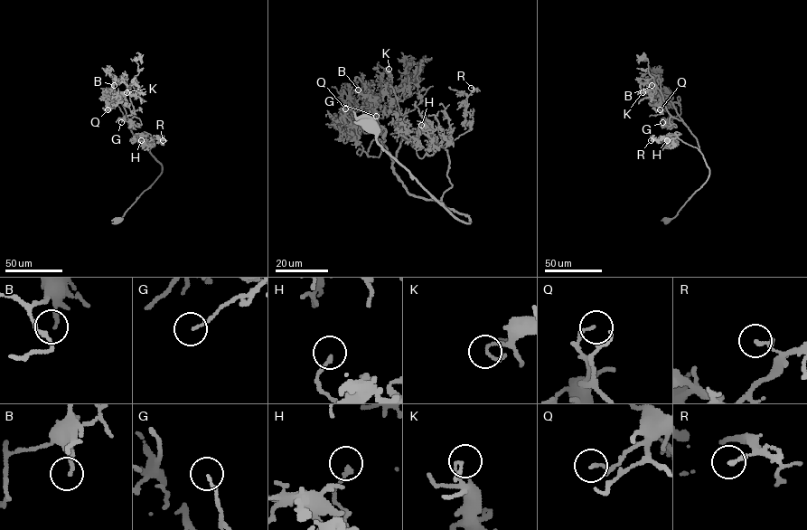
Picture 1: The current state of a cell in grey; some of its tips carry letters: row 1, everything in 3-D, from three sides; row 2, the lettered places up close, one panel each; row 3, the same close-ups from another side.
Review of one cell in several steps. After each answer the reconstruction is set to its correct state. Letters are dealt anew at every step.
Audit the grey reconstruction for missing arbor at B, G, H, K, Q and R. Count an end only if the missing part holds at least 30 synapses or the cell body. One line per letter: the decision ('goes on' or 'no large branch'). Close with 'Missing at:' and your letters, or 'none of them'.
B: no large branch
G: no large branch
H: no large branch
K: no large branch
Q: no large branch
R: no large branch
Missing at: none of them

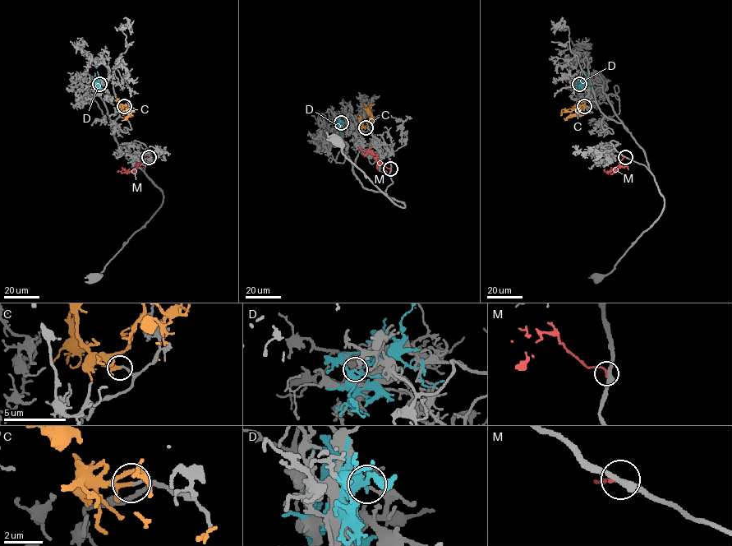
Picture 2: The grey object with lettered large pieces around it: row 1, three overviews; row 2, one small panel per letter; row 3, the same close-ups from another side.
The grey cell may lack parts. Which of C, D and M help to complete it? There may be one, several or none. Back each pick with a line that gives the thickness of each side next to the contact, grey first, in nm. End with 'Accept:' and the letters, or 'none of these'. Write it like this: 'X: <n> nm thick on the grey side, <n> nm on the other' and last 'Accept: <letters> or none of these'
C: 170 nm thick on the grey side, 190 nm on the other
Accept: C

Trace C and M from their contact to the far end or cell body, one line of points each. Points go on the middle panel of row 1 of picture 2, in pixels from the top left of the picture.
C: (366, 127), (369, 117), (373, 120), (370, 120), (371, 113), (363, 108)
M: (390, 169), (379, 162), (377, 156), (379, 170), (386, 172)

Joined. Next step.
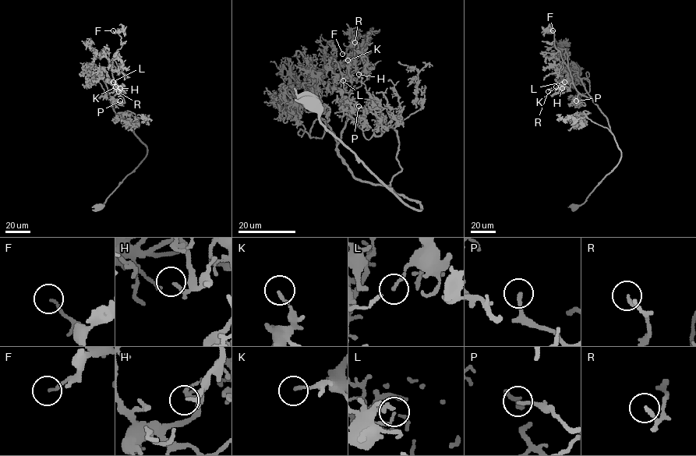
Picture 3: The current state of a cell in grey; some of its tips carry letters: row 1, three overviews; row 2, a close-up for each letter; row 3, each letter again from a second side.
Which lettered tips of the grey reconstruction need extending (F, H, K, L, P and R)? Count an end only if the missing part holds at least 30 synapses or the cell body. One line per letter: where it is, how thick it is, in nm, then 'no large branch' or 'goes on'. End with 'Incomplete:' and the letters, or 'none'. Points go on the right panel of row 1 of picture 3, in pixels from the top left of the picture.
F: place (552, 30); calibre 130 nm; goes on
H: place (562, 88); calibre 160 nm; no large branch
K: place (556, 86); calibre 140 nm; no large branch
L: place (564, 82); calibre 120 nm; no large branch
P: place (576, 100); calibre 160 nm; goes on
R: place (548, 91); calibre 180 nm; no large branch
Incomplete: F, P

